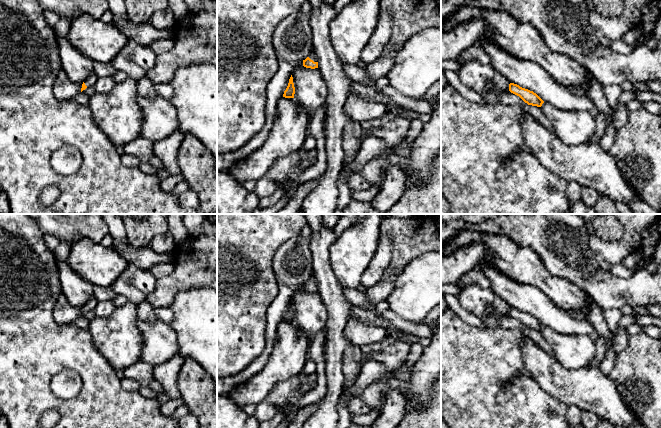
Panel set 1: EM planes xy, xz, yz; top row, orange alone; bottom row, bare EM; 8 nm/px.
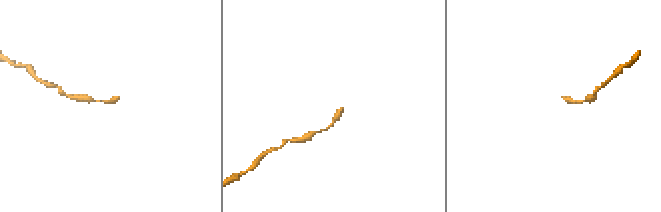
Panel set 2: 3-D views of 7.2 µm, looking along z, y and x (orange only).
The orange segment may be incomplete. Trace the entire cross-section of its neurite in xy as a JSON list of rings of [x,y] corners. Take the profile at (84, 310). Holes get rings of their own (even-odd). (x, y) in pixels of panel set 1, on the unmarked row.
[[[93,296],[82,308],[81,316],[85,314],[87,311],[94,311],[94,308],[96,307],[98,301]]]

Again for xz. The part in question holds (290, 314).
[[[291,299],[288,310],[287,310],[286,314],[284,315],[283,321],[294,322],[294,318],[295,318],[295,311],[294,311],[294,307],[293,307],[293,301]]]

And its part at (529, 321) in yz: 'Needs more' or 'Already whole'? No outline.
Already whole

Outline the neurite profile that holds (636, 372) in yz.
[[[645,333],[631,336],[626,348],[617,354],[608,377],[616,384],[626,406],[647,428],[661,428],[661,339]]]

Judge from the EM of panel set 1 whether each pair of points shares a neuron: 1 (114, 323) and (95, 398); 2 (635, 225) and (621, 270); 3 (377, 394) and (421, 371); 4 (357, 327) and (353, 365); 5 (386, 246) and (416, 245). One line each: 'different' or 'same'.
1: different
2: different
3: same
4: different
5: different

